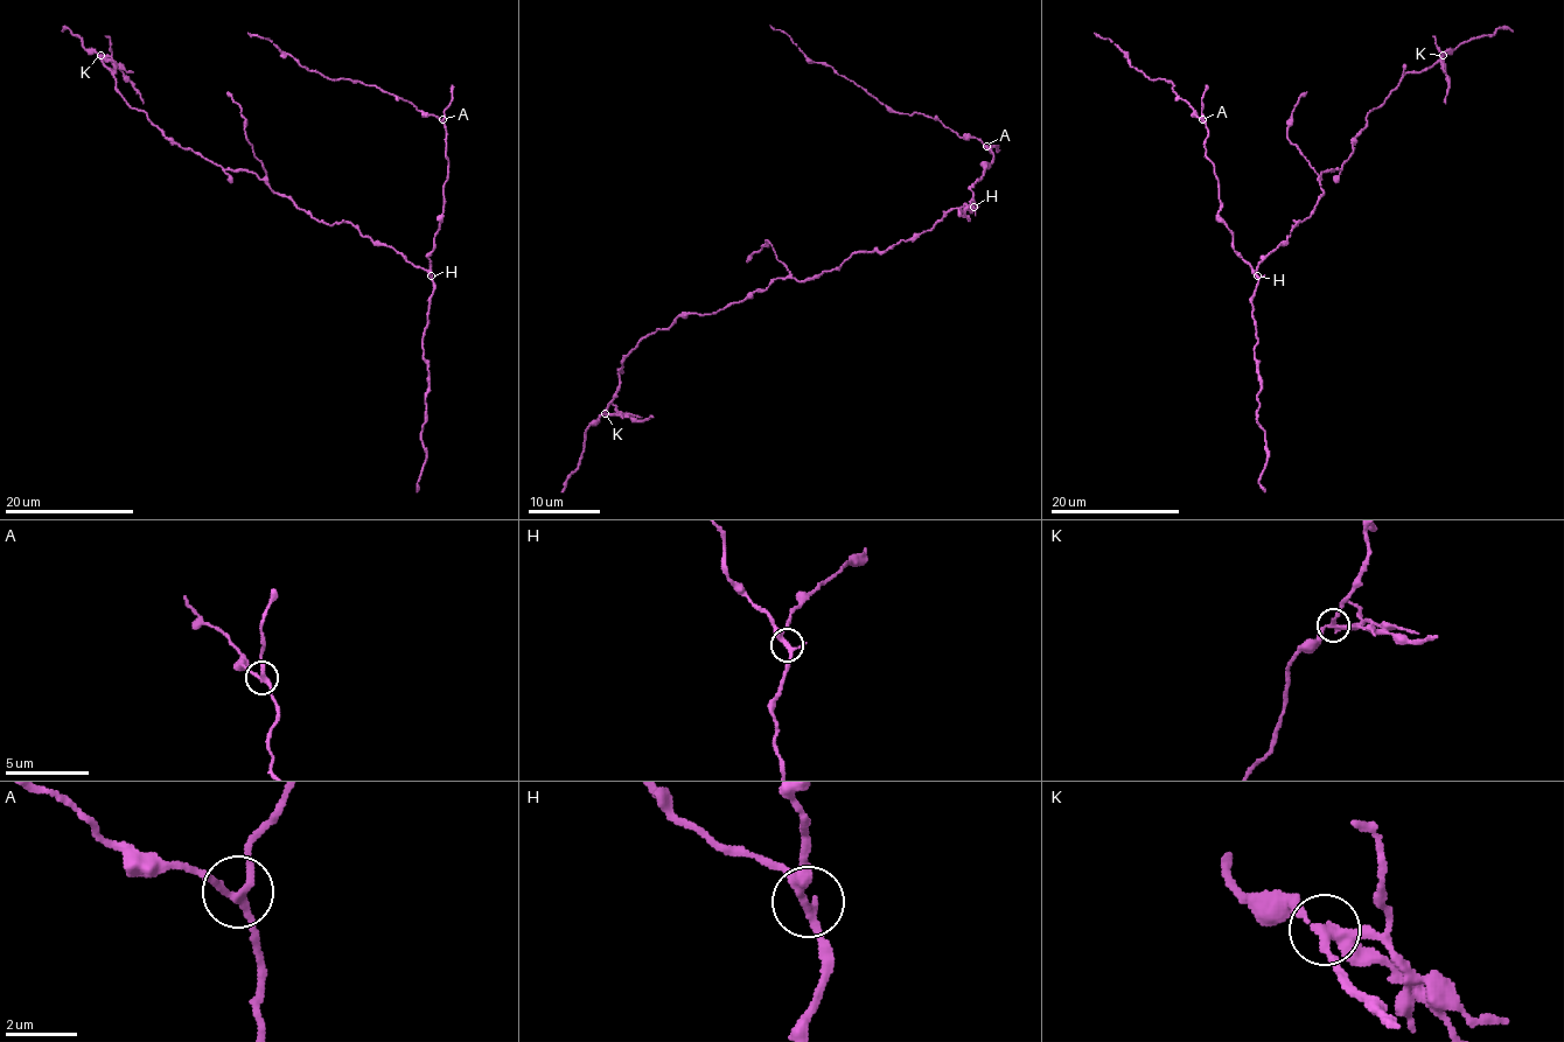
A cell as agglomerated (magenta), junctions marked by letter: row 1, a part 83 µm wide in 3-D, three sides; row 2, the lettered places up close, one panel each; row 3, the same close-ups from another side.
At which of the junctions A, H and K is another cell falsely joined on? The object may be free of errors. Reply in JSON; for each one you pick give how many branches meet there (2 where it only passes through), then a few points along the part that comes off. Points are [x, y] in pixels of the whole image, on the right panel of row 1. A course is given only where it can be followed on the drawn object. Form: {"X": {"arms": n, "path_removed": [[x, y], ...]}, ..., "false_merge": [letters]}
{"K": {"arms": 3, "path_removed": [[1443, 55], [1446, 103]]}, "false_merge": ["K"]}

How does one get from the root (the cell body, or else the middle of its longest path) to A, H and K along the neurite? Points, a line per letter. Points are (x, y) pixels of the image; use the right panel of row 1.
A: (1286, 240), (1255, 270), (1234, 249), (1233, 236), (1217, 212), (1220, 183), (1205, 155), (1207, 126), (1202, 119)
H: (1286, 240), (1258, 265), (1257, 275)
K: (1286, 240), (1321, 197), (1320, 174), (1339, 169), (1352, 153), (1367, 114), (1407, 72), (1426, 71), (1443, 55)

